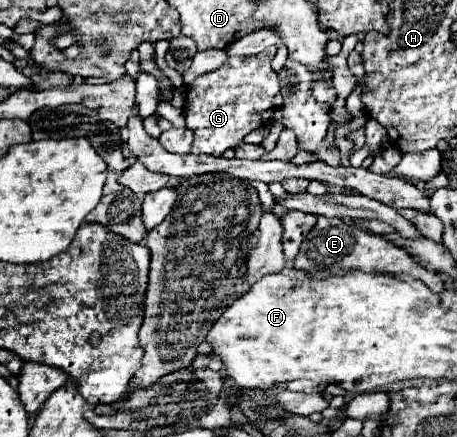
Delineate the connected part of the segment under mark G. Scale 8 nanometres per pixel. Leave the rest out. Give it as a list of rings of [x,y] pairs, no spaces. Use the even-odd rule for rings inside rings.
[[[267,47],[263,52],[249,57],[229,57],[219,69],[197,77],[187,87],[185,121],[195,139],[191,153],[223,155],[229,147],[243,141],[247,133],[263,127],[273,117],[273,97],[279,93],[277,73],[271,67],[277,47]]]

